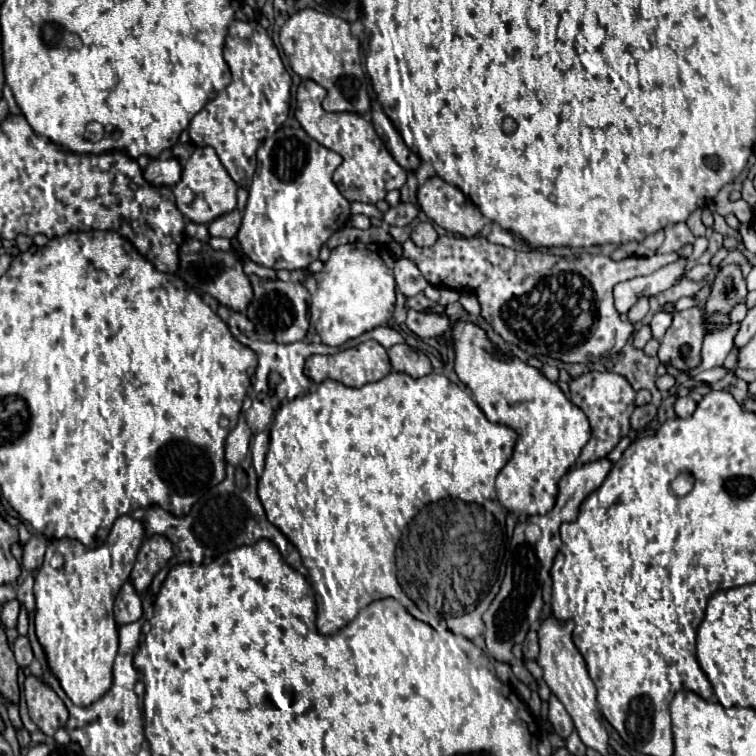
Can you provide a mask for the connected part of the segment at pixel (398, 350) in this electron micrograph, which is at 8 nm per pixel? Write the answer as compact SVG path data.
M394 345L388 349L392 371L406 373L410 377L424 377L432 373L432 365L424 353L414 351L410 345Z

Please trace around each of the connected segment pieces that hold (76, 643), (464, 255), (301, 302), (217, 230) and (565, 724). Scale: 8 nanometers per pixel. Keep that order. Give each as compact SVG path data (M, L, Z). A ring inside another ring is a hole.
M122 515L113 524L106 543L98 549L86 549L80 541L72 539L50 541L46 559L36 573L36 635L46 653L52 675L78 707L96 703L96 699L112 687L112 663L119 647L118 625L112 615L112 605L120 587L130 577L142 539L142 521ZM108 541L112 541L112 555ZM54 551L64 555L64 567L58 571L48 563Z
M446 235L438 237L432 247L416 247L408 239L402 249L402 257L414 261L430 285L476 293L482 317L504 341L532 355L548 355L564 363L592 363L604 353L618 353L634 327L624 323L614 307L614 285L636 275L650 275L682 257L680 253L656 253L646 259L628 257L612 261L586 251L560 257L540 251L514 251L490 243L486 237L466 239Z
M250 275L254 299L246 311L248 319L256 325L256 333L260 337L274 339L276 343L296 343L304 341L310 321L308 321L308 299L310 293L302 283L284 283L284 281L272 281L272 279L260 279L256 275Z
M234 209L232 213L226 213L226 215L218 217L218 219L214 219L214 221L208 225L208 231L210 231L212 237L234 239L238 227L240 227L240 211Z
M554 695L550 697L550 715L548 715L548 719L550 719L554 731L556 731L562 739L568 739L570 733L574 731L574 725L572 725L570 715L566 713L564 705L562 705Z

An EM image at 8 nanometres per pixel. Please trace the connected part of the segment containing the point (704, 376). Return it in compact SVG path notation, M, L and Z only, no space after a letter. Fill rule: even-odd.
M717 367L711 370L702 371L702 374L697 375L694 379L698 382L712 384L723 378L726 374L724 367Z

